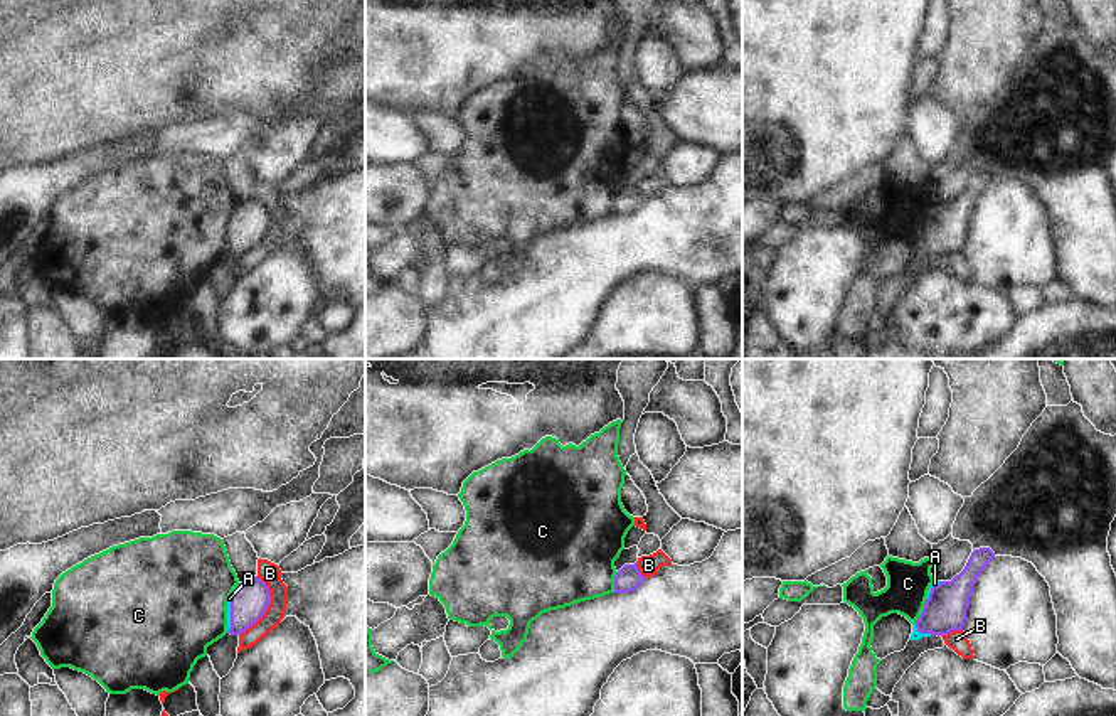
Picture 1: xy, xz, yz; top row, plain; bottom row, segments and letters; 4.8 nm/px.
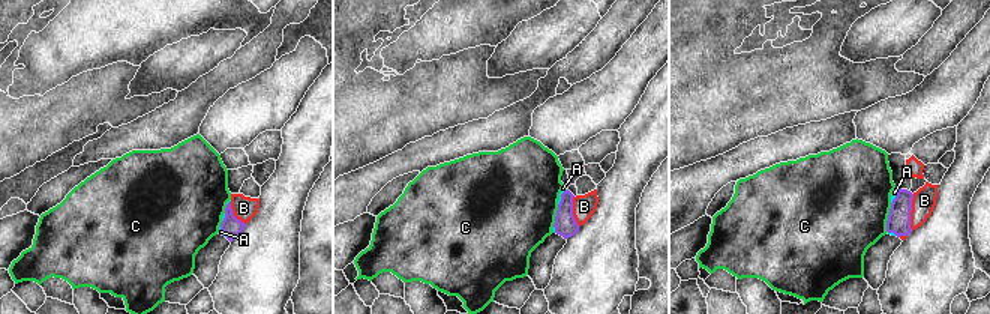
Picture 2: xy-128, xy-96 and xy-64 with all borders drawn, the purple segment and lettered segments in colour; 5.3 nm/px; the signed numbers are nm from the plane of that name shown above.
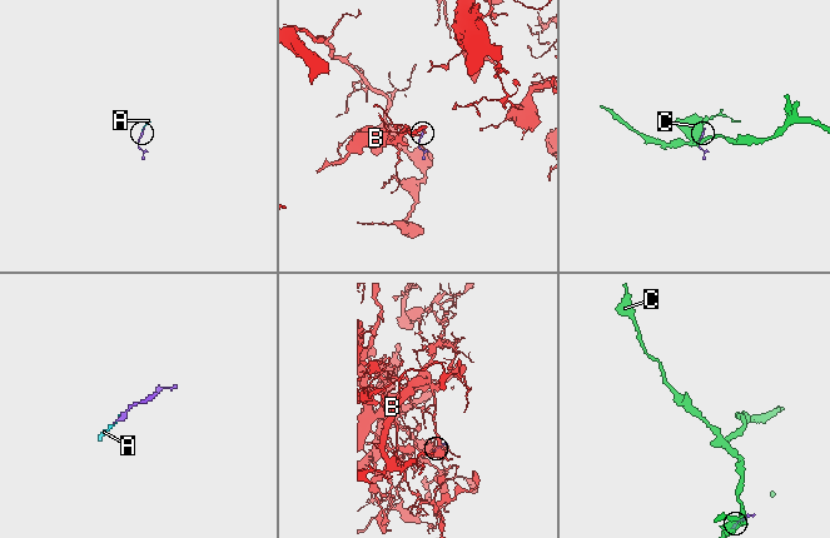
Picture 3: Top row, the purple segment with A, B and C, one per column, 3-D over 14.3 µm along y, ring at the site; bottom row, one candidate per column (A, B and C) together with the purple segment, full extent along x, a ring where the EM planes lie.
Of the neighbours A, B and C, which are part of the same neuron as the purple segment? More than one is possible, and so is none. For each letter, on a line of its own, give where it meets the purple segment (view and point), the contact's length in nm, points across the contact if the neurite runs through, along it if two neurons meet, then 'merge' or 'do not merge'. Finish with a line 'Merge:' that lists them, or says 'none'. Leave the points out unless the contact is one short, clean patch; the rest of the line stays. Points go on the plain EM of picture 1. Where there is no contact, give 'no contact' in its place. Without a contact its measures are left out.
A: contact xy (231, 233); length 220 nm; way xy (251, 221), (239, 233), (231, 233), (229, 221); merge
B: contact xy (268, 228); length 300 nm; border xy (258, 199), (270, 216), (270, 228), (239, 258); do not merge
C: contact yz (923, 235); length 130 nm; do not merge
Merge: A

